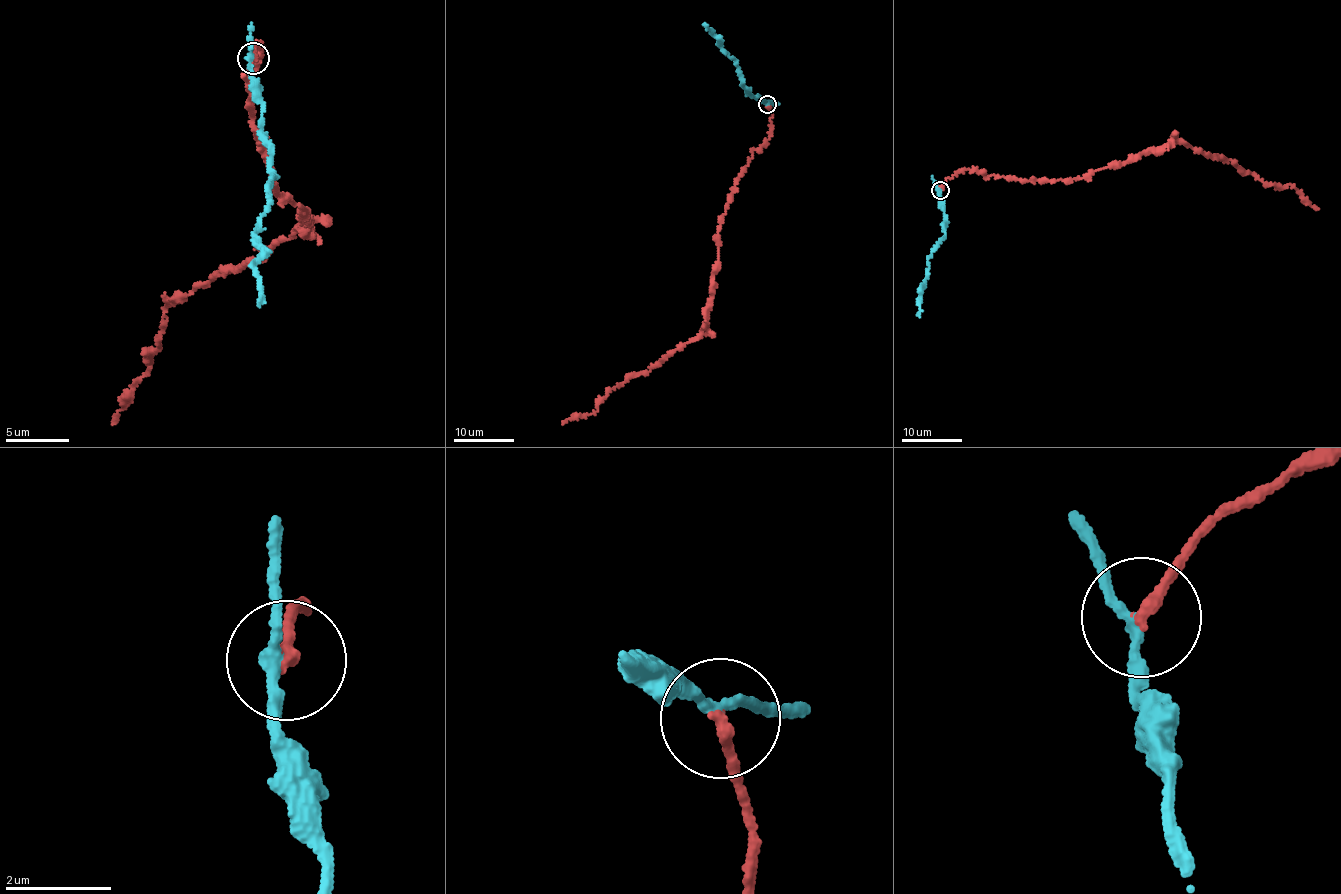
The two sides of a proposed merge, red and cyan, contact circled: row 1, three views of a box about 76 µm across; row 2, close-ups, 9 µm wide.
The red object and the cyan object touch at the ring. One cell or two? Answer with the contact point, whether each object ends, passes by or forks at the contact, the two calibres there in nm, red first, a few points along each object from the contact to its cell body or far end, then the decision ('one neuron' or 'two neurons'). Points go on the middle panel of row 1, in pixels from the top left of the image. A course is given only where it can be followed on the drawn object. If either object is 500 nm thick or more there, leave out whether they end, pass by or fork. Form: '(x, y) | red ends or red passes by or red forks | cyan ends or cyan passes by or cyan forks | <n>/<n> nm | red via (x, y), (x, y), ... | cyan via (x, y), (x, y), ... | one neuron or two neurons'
(767, 104) | red ends | cyan passes by | 240/190 nm | red via (767, 104), (769, 138), (733, 184), (717, 231), (703, 328), (607, 392), (594, 412), (561, 422) | cyan via (767, 103), (747, 92), (740, 84), (735, 60), (721, 47), (713, 31), (703, 24) | two neurons

